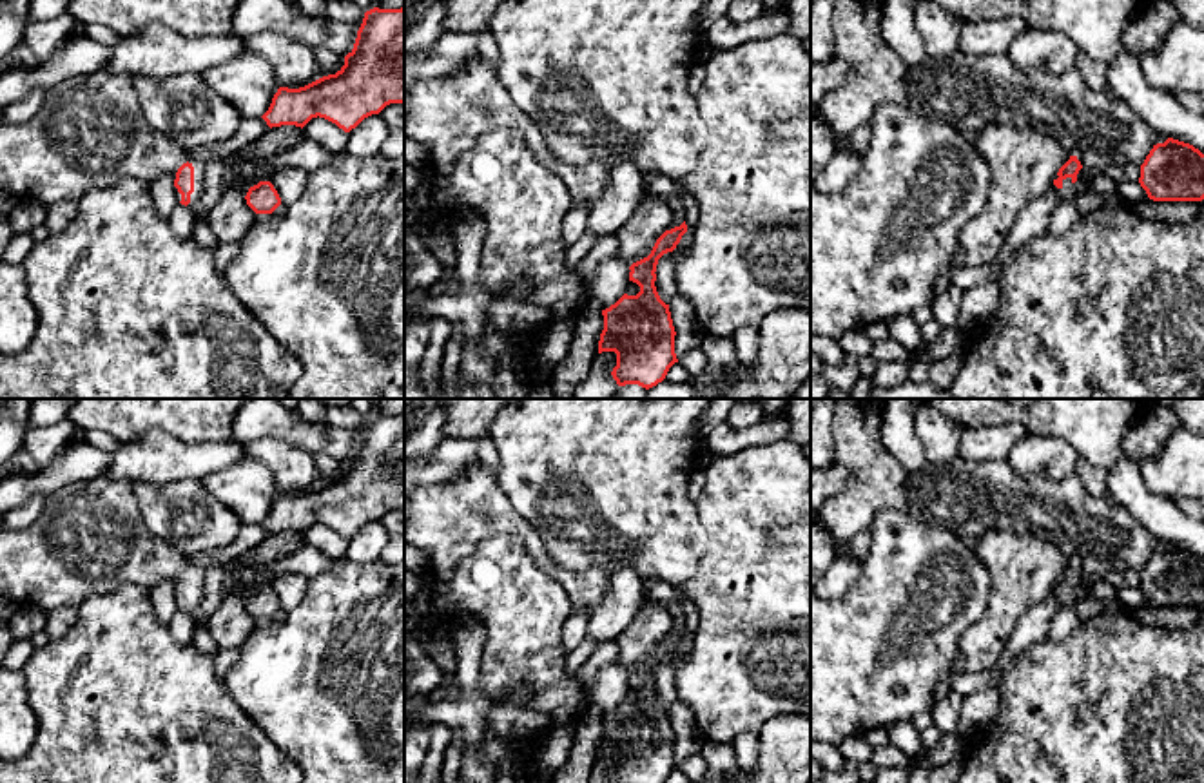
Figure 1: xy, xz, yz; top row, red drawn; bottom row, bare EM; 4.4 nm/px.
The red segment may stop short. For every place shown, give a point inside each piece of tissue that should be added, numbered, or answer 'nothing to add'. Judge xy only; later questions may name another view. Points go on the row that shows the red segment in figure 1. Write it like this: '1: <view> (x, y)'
1: xy (198, 165)

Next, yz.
1: yz (1067, 193)

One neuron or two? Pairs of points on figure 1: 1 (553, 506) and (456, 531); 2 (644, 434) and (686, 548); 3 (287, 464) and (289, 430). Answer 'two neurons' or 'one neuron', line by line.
1: two neurons
2: one neuron
3: two neurons

